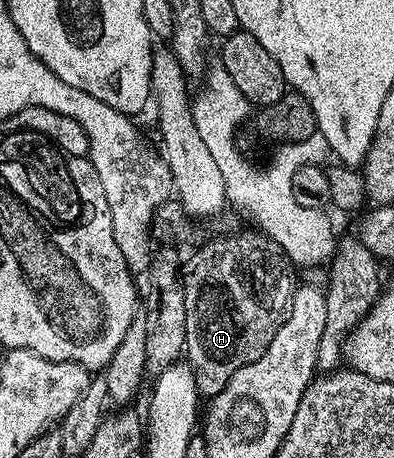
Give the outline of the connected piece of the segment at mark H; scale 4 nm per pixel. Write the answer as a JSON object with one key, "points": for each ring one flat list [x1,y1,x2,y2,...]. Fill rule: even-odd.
{"points":[[252,234,213,239,183,263,187,309,183,359,193,370,201,397,217,395,243,365,259,361,289,314,294,268,275,241]]}

